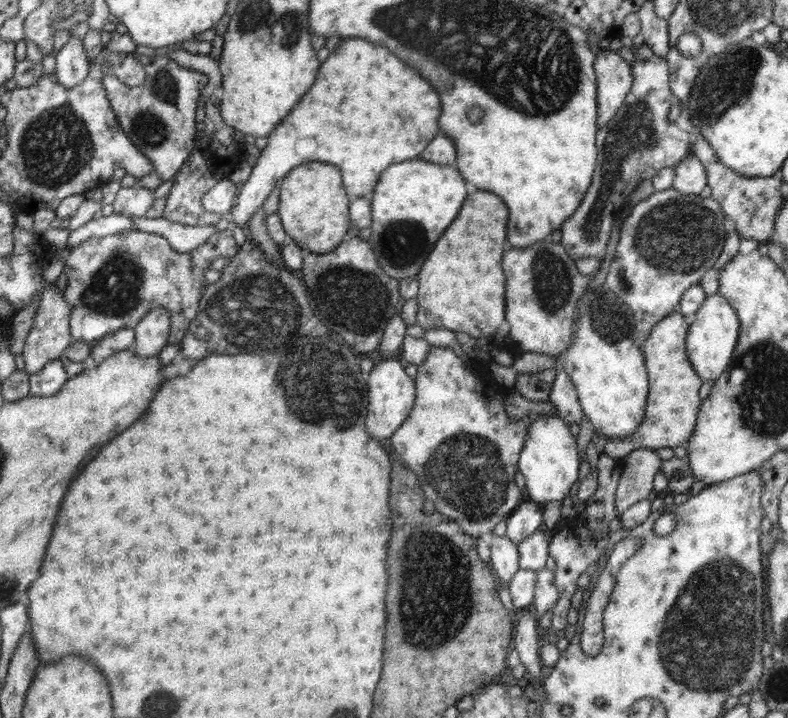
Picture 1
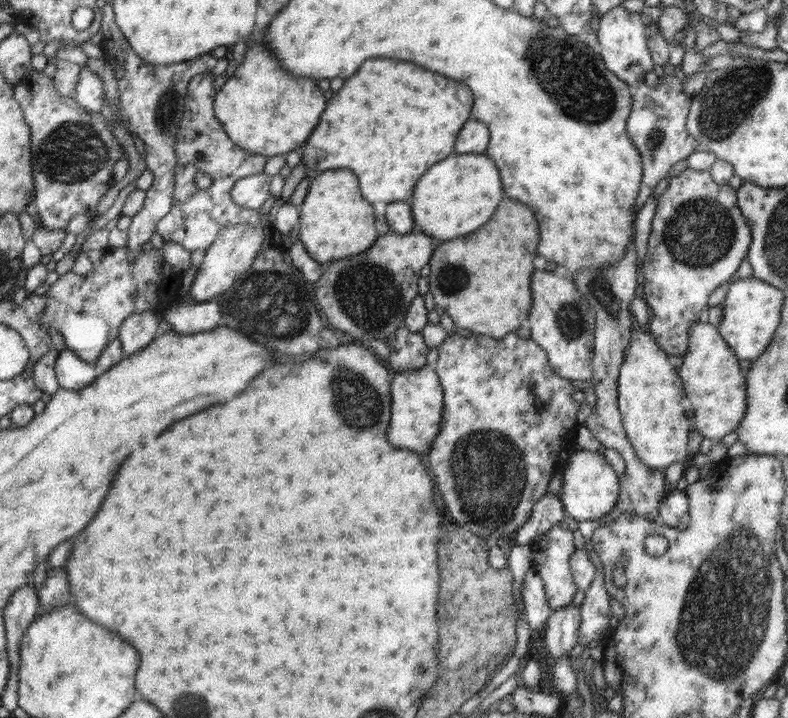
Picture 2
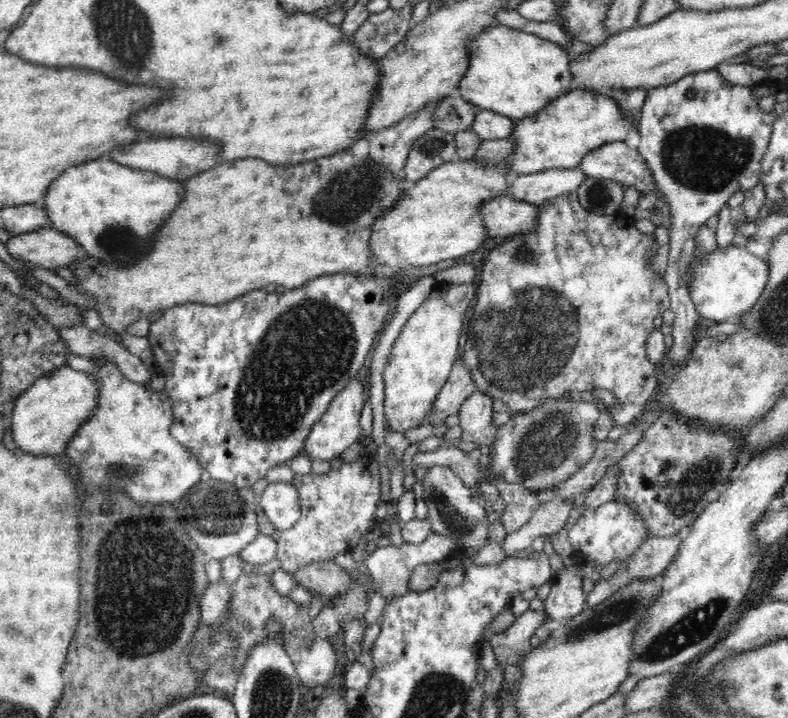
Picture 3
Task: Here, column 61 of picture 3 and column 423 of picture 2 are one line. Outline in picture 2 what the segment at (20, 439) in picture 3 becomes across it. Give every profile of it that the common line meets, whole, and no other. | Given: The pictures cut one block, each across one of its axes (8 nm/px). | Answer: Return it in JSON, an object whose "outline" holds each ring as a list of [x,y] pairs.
{"outline":[[[424,367],[410,372],[392,373],[390,396],[392,404],[386,438],[398,448],[414,451],[424,457],[434,438],[440,434],[444,408],[444,391],[436,371]]]}

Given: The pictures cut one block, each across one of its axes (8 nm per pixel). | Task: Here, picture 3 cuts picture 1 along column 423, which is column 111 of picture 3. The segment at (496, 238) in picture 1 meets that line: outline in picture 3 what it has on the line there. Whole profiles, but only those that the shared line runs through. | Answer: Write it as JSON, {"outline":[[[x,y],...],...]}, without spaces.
{"outline":[[[348,152],[336,153],[328,157],[317,158],[316,160],[304,161],[293,165],[276,166],[267,163],[262,159],[232,159],[224,160],[220,164],[214,166],[206,172],[200,172],[194,176],[189,176],[184,180],[184,189],[186,194],[182,196],[184,202],[180,202],[180,206],[174,210],[174,214],[170,216],[170,220],[160,228],[152,252],[150,256],[146,256],[142,260],[142,264],[132,268],[116,268],[112,264],[96,264],[94,258],[89,255],[84,255],[84,258],[78,258],[70,268],[74,275],[78,278],[77,283],[72,285],[78,291],[82,291],[84,295],[92,295],[96,299],[96,308],[94,308],[104,324],[114,330],[114,332],[123,334],[129,324],[136,322],[142,315],[148,315],[151,312],[164,312],[174,305],[186,303],[202,303],[207,305],[224,304],[226,301],[234,300],[238,296],[244,296],[246,292],[253,290],[264,289],[268,284],[276,284],[276,286],[284,286],[286,289],[295,289],[302,284],[306,284],[309,280],[314,280],[318,276],[330,274],[355,274],[356,276],[383,276],[390,277],[386,267],[380,265],[372,251],[370,251],[370,236],[372,236],[372,224],[374,221],[382,219],[387,211],[394,207],[398,198],[404,194],[404,190],[410,185],[403,178],[403,174],[394,175],[392,171],[386,169],[386,165],[378,165],[372,157],[360,158],[356,154],[348,154]]]}

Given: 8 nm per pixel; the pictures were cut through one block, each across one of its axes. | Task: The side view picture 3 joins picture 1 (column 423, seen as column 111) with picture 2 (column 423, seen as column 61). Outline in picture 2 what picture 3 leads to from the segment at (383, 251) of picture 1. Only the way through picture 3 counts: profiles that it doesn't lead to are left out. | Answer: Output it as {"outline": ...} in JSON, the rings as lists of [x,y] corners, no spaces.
{"outline":[[[484,153],[446,156],[420,176],[409,199],[417,231],[449,241],[474,232],[486,224],[505,198],[500,171],[492,158]]]}

